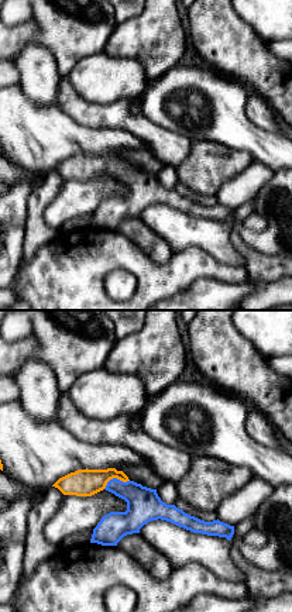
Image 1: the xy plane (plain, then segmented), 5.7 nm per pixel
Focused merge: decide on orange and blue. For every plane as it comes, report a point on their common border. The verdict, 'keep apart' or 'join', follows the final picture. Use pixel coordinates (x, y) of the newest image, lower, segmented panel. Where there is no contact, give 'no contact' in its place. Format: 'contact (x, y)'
contact (114, 477)

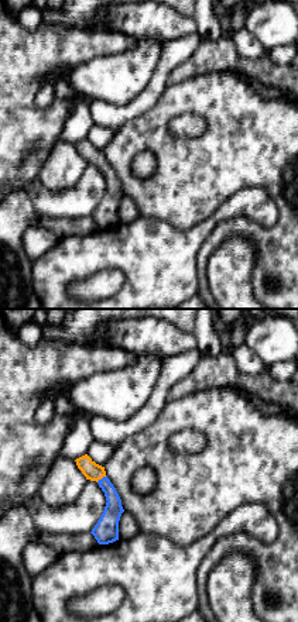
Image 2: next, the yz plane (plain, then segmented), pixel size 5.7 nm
contact (100, 478)

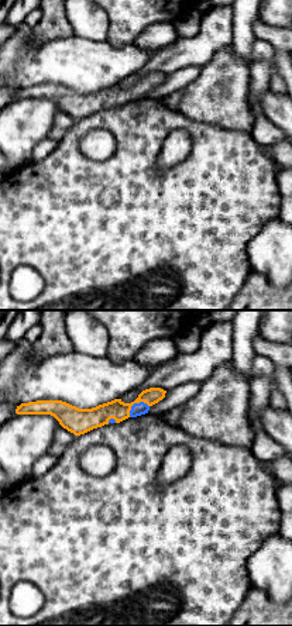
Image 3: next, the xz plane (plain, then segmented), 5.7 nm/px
contact (134, 402)

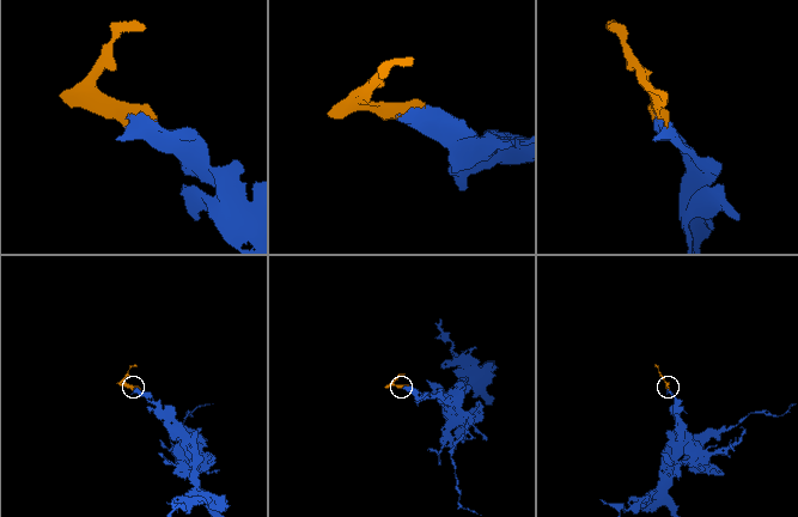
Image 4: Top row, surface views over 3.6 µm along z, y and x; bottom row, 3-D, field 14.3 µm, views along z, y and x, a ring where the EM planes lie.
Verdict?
join

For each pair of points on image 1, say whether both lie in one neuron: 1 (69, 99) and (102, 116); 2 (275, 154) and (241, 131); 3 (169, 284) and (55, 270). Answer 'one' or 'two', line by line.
1: one
2: one
3: one

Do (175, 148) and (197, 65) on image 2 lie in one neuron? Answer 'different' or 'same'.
different

